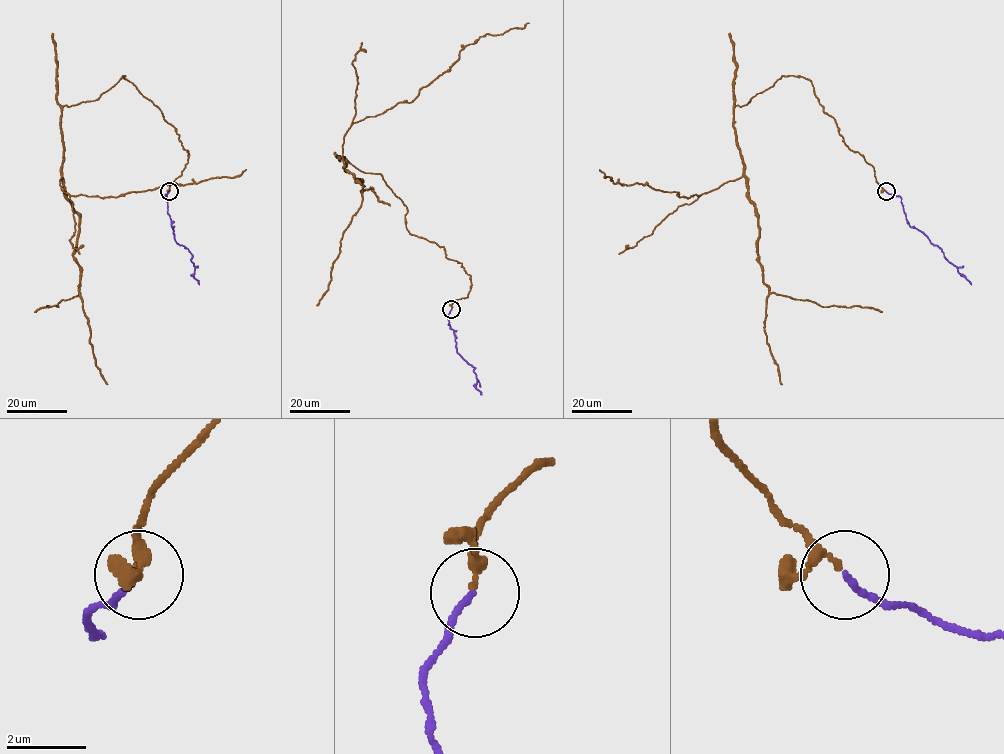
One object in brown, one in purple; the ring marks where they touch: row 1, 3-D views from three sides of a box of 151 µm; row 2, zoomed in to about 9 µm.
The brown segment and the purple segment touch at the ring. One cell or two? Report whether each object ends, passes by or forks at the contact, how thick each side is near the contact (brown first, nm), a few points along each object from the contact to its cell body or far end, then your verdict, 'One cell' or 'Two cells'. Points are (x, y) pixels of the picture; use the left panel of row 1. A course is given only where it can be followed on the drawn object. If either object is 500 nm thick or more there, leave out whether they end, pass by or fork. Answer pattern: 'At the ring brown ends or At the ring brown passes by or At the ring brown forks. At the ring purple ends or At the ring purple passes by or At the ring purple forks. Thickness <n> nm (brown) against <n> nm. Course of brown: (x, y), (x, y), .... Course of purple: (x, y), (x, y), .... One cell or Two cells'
At the ring brown passes by. At the ring purple ends. Thickness 200 nm (brown) against 170 nm. Course of brown: (169, 191), (188, 150), (125, 76), (97, 99), (62, 109), (61, 189), (71, 196), (116, 197), (246, 169). Course of purple: (169, 191), (165, 198), (174, 238), (192, 255), (193, 277), (199, 284). One cell

